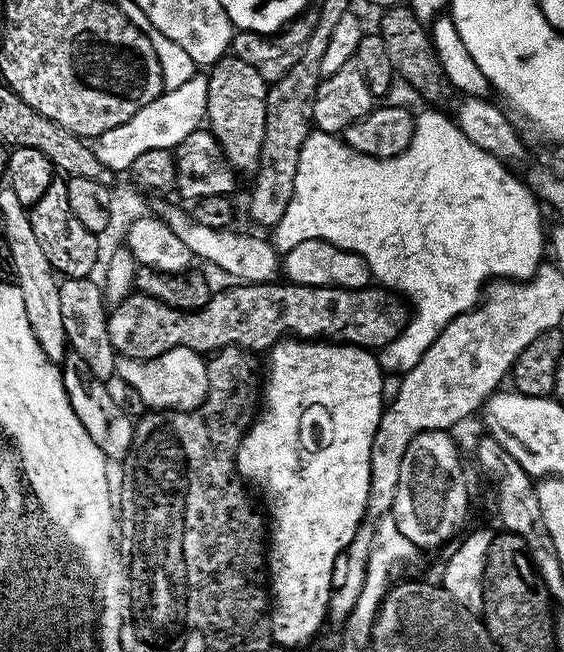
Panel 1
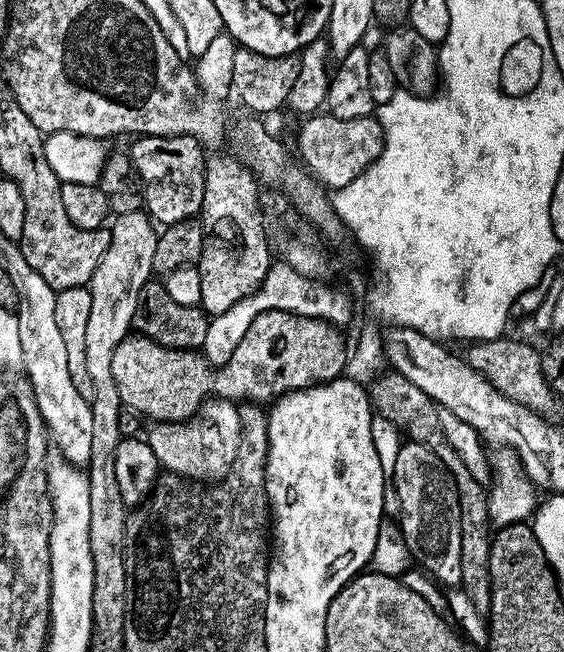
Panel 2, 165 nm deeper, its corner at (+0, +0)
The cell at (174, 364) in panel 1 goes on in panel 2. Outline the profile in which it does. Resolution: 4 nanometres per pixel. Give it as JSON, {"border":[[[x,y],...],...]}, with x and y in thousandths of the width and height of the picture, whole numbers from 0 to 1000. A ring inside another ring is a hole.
{"border":[[[369,610],[340,643],[324,647],[277,647],[268,655],[259,664],[259,673],[293,725],[333,739],[388,739],[411,719],[426,683],[426,633],[413,615]]]}

